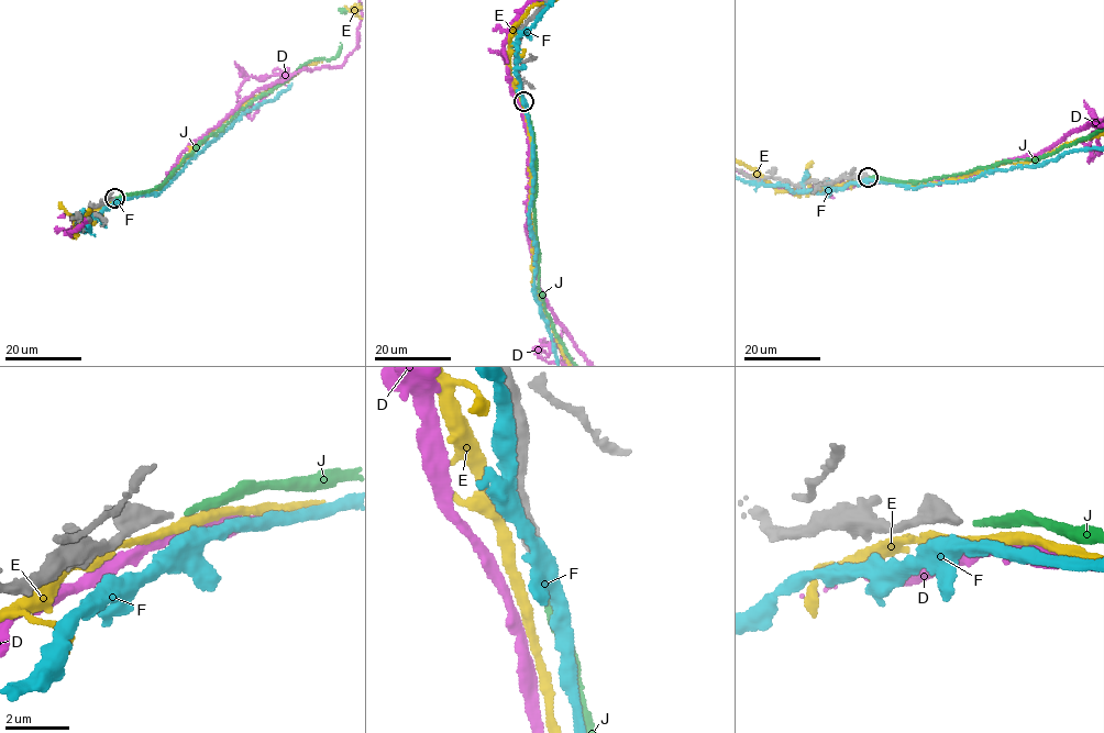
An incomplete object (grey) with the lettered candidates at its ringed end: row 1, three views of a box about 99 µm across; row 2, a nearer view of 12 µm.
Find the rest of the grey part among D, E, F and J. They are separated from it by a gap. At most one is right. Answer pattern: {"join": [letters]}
{"join": ["J"]}

